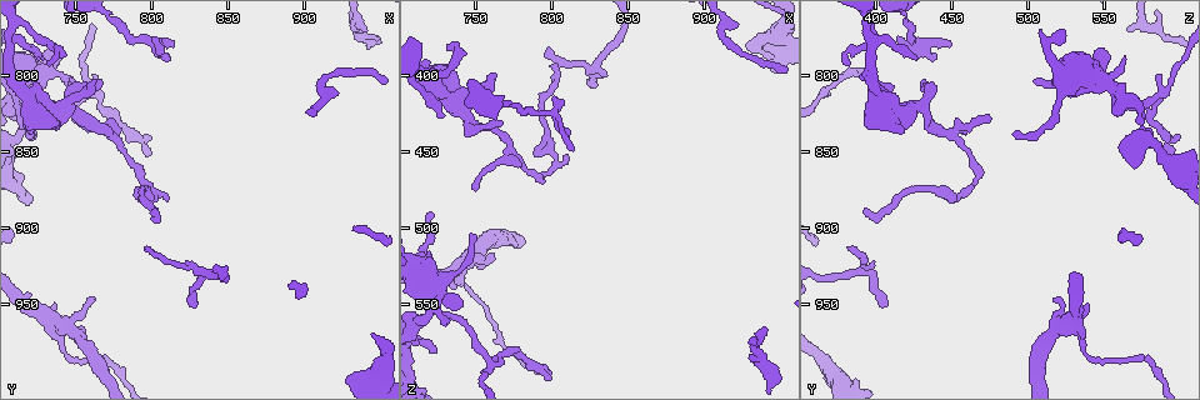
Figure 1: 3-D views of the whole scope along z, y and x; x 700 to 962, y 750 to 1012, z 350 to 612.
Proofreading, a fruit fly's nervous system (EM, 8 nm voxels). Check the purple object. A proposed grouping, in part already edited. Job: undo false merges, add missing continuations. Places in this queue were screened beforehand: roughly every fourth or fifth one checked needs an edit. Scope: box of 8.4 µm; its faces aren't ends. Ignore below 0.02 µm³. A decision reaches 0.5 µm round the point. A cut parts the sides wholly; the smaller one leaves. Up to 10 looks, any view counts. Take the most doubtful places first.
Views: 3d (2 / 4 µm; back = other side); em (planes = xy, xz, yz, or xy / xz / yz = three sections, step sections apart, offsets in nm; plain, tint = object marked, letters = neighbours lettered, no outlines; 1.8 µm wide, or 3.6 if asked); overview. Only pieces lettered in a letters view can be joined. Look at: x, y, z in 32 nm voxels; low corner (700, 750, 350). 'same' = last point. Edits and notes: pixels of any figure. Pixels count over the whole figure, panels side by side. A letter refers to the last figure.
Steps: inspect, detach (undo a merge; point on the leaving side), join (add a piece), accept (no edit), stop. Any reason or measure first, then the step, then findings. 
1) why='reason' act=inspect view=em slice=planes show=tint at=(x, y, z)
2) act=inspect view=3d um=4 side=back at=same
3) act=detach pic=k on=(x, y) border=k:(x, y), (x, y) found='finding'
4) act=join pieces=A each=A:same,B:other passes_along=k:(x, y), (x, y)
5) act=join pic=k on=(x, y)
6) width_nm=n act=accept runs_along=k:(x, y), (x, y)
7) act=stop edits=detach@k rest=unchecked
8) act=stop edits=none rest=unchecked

why='branch stops here' act=inspect view=em slice=planes show=letters at=(814, 780, 448)

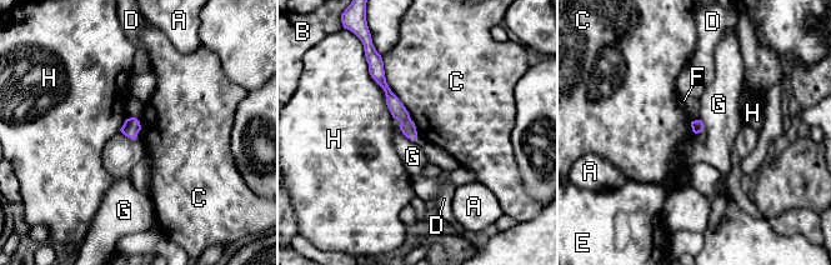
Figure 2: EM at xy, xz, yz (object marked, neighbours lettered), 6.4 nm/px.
act=accept each=A:other,B:other,C:other,D:other,E:other,F:other,G:other,H:other found='no lettered piece goes on from it'

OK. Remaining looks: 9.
why='abrupt turn' act=inspect view=3d um=2 at=(804, 878, 460)

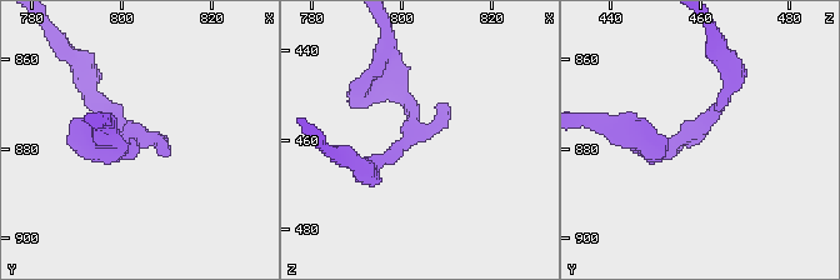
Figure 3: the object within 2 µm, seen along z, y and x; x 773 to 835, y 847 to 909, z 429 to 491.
act=inspect view=em um=3.6 slice=planes show=plain at=(803, 876, 459)

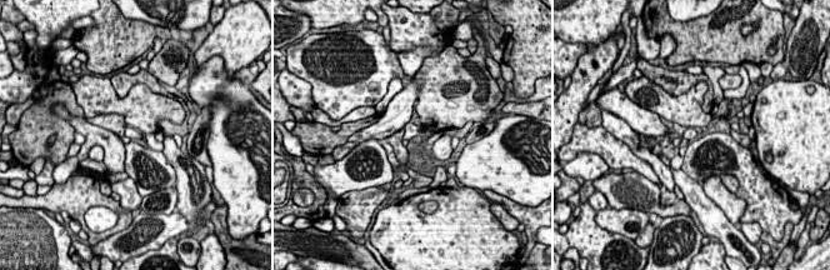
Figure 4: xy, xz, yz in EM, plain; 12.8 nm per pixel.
act=inspect view=em um=3.6 slice=planes show=letters at=same

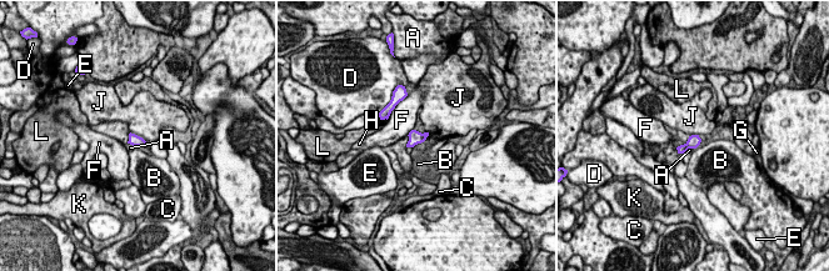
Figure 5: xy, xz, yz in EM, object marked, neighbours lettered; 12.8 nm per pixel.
width_nm=140 act=accept each=A:other,B:other,C:other,D:other,E:other,F:other,G:other,H:other,J:other,K:other,L:other border=5:(130, 131), (145, 141) found='continuous, no second neuron'

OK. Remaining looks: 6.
why='branch stops here' act=inspect view=3d um=2 at=(798, 890, 394)

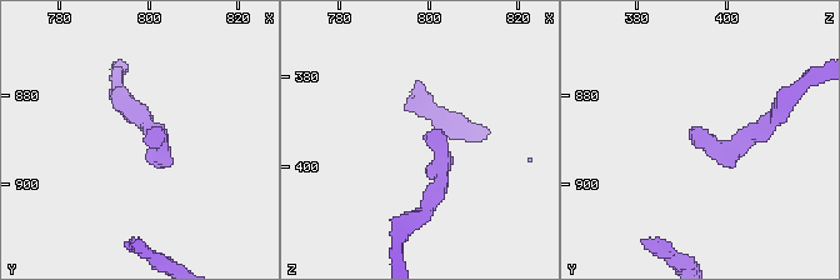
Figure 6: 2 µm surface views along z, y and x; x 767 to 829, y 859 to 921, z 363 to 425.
act=inspect view=em slice=xy step=16 show=letters at=(799, 888, 393)

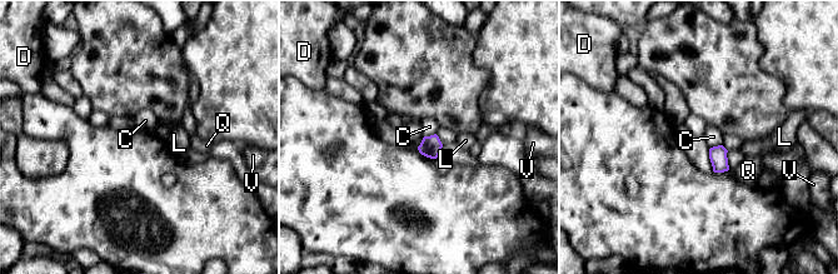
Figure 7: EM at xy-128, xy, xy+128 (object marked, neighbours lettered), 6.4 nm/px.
act=inspect view=em slice=planes show=letters at=same

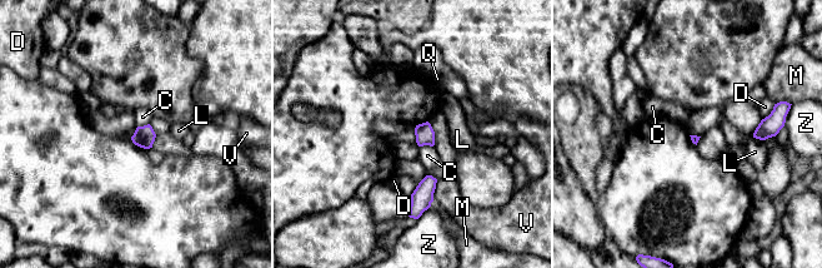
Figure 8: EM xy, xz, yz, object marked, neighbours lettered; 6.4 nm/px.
longest_contact=V:140nm act=accept each=C:other,D:other,L:other,M:other,Q:other,V:other,Z:other border=8:(149, 123), (136, 128) found='no lettered piece goes on from it'

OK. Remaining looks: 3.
why='thin end' act=inspect view=em slice=planes show=letters at=(766, 802, 428)

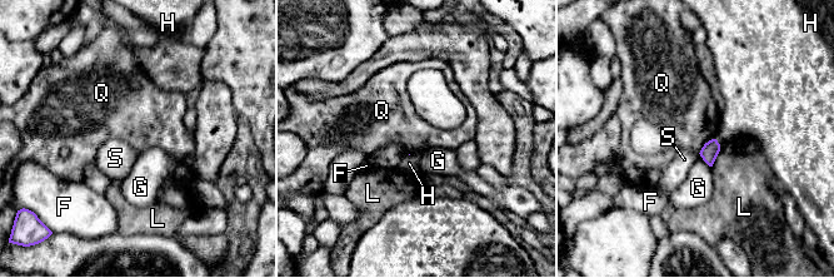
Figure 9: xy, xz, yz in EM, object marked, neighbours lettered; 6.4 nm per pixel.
act=accept each=F:other,G:other,H:other,L:other,Q:other,S:other border=9:(714, 138), (709, 139), (699, 153) found='none of them fits'

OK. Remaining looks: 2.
act=stop edits=none rest=unchecked

